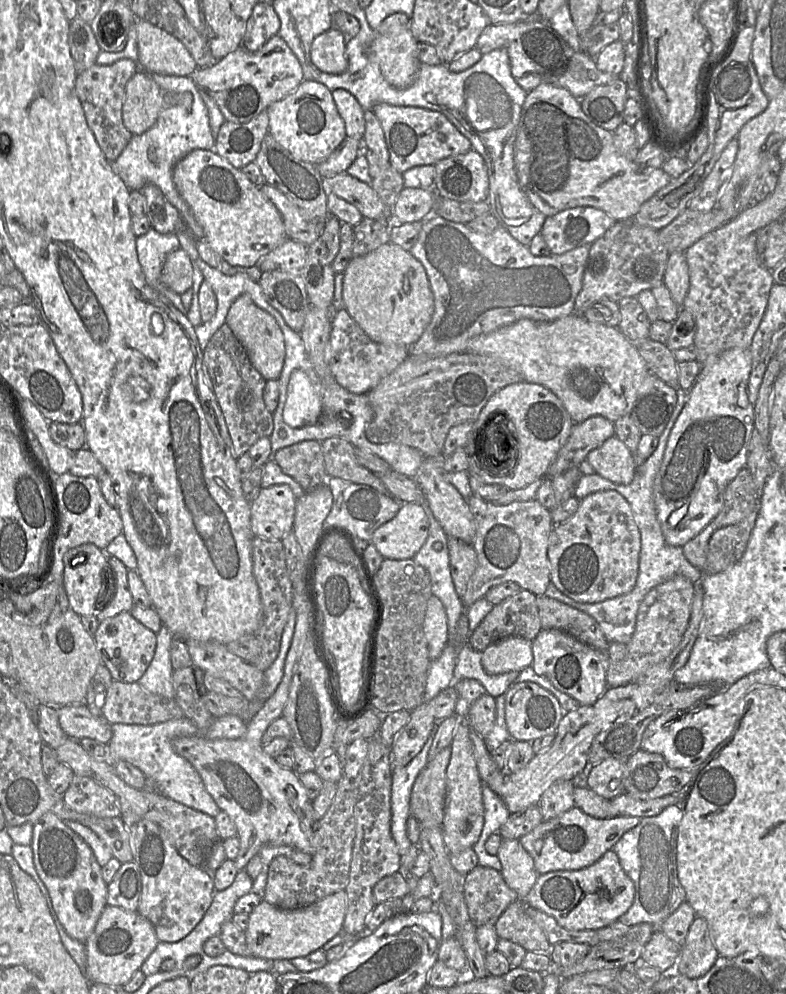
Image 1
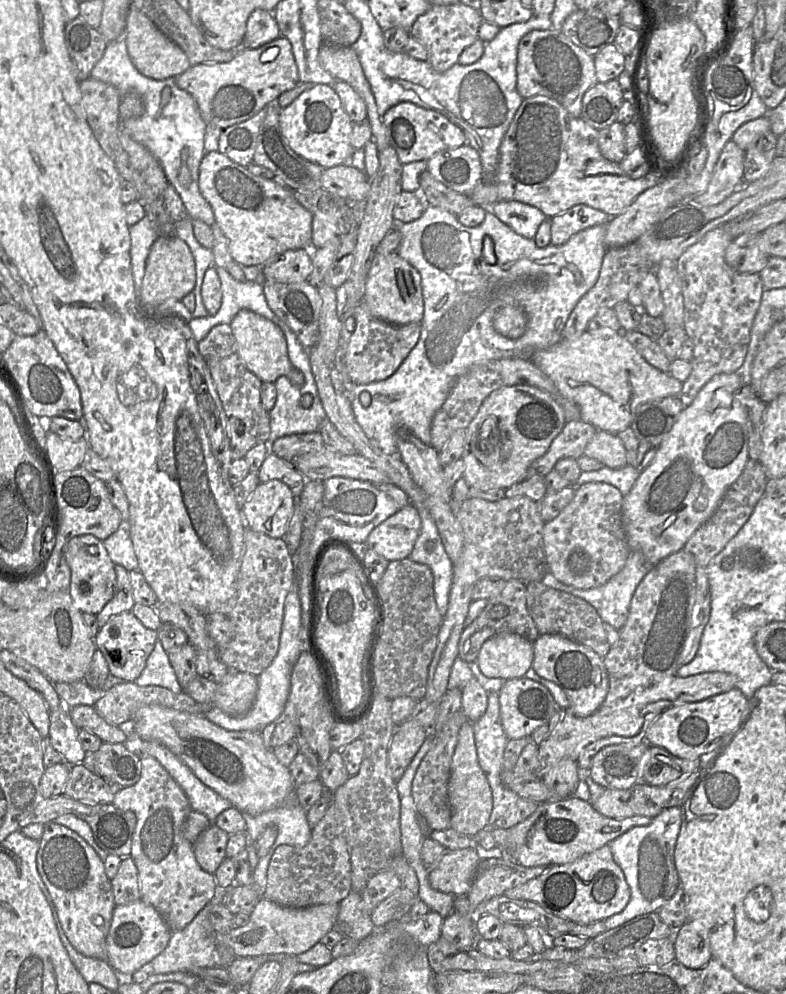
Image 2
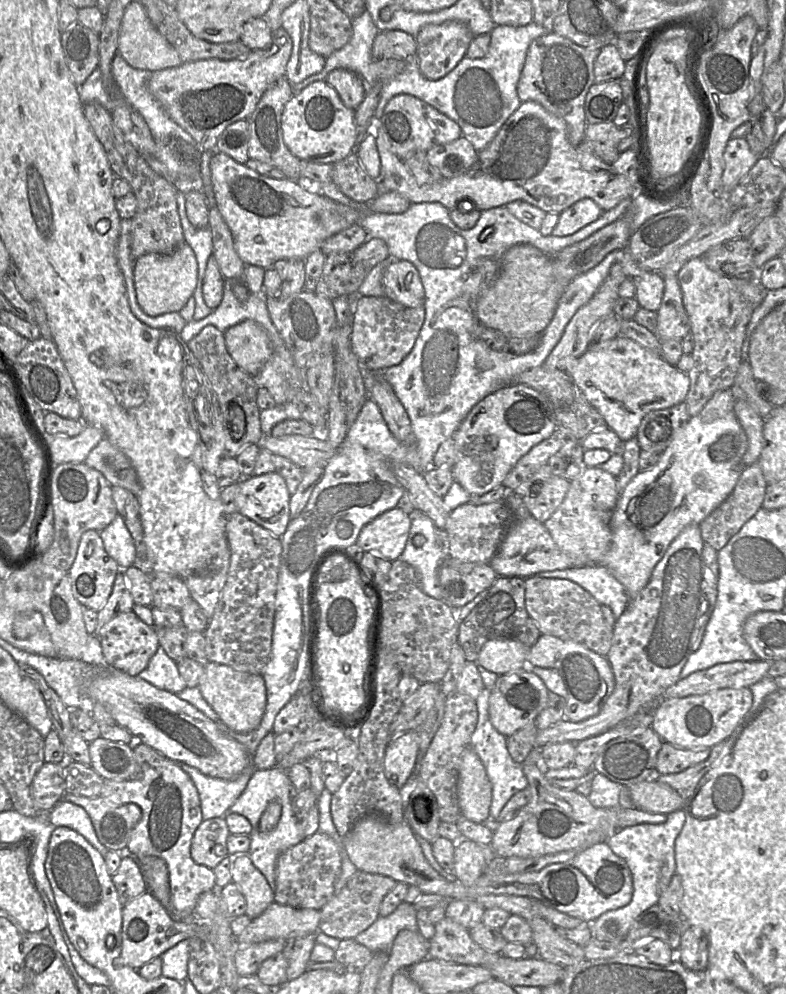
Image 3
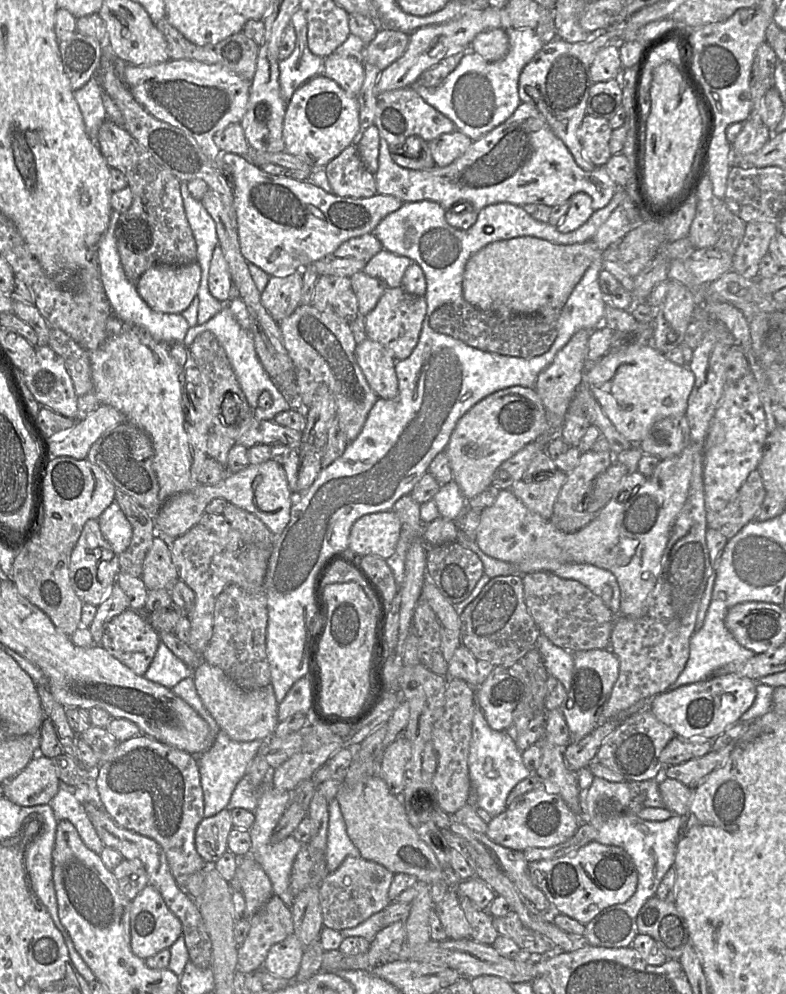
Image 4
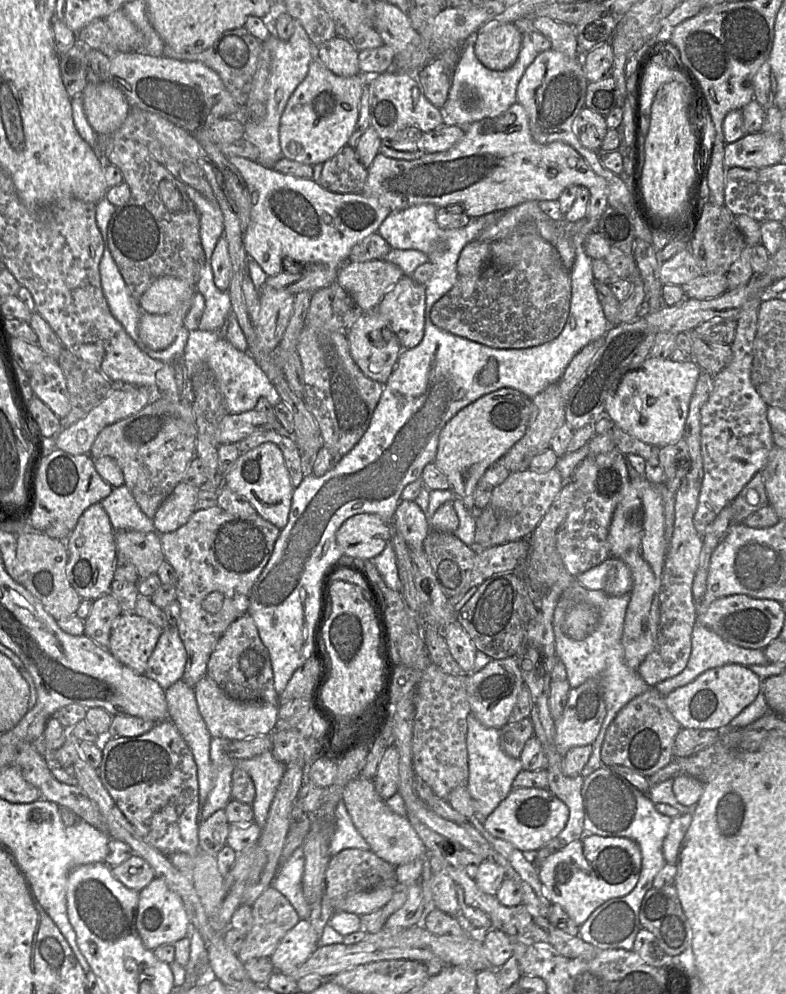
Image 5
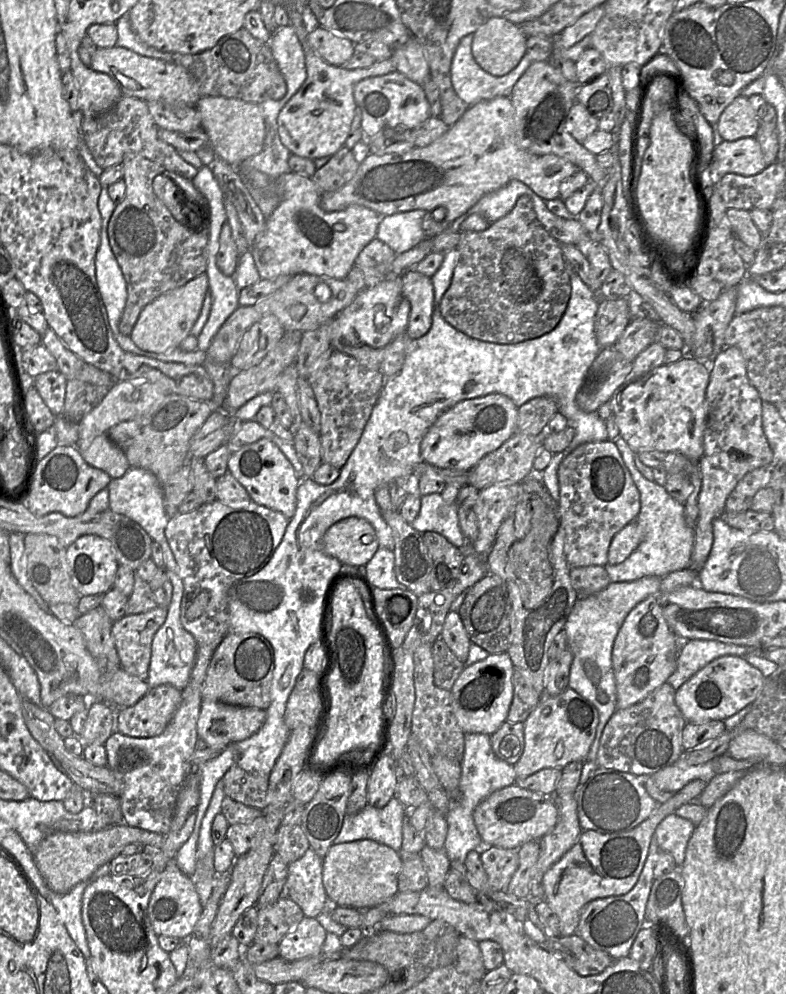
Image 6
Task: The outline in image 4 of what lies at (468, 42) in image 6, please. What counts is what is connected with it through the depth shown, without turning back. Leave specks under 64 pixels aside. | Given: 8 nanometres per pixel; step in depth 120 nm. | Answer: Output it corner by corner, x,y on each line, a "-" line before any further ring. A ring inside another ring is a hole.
508,28
505,31
509,50
503,59
488,62
469,49
439,87
427,88
417,82
411,85
426,103
449,118
456,129
472,141
483,137
515,112
521,103
518,93
520,73
544,45
532,28

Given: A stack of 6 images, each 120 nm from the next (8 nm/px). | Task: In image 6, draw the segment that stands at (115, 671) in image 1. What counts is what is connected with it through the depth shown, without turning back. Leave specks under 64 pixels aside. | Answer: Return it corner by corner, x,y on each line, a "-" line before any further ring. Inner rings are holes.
156,608
140,614
125,615
112,625
112,637
121,667
129,674
147,680
152,641
164,624
168,608

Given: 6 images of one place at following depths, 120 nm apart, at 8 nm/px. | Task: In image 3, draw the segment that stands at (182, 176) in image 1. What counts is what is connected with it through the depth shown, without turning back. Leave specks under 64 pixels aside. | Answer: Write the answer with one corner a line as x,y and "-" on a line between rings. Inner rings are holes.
215,152
210,159
211,180
215,205
228,225
234,239
234,247
246,265
270,268
278,260
306,259
320,249
322,243
338,232
354,224
360,224
365,212
334,201
306,182
273,179
250,169
222,152

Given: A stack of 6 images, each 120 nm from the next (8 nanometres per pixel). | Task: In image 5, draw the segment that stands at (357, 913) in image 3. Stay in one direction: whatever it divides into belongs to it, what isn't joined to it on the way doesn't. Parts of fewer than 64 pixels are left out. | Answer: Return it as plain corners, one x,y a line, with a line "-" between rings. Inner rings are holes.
345,849
332,856
326,869
325,894
334,911
338,910
338,901
347,893
372,890
379,885
396,883
395,867
379,858
371,850

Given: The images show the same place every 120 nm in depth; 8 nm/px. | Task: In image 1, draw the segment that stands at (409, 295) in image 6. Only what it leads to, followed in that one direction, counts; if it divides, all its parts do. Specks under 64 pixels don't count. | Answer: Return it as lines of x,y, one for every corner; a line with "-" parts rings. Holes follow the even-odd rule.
345,308
333,313
329,337
329,368
335,381
353,394
368,393
409,356
409,347
371,340

